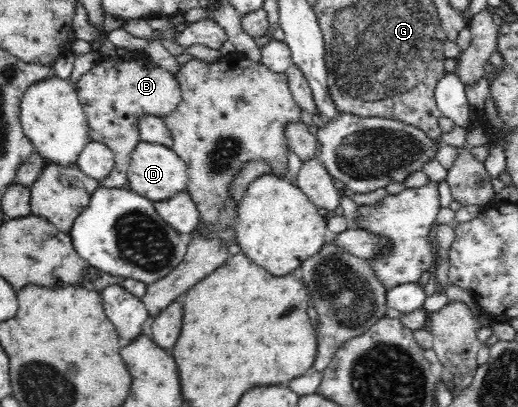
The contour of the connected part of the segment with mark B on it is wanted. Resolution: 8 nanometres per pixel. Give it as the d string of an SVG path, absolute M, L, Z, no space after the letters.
M135 53L129 60L119 56L106 57L74 84L88 120L90 140L106 144L114 152L114 169L107 178L99 181L99 185L127 188L130 154L142 141L137 122L145 114L163 119L179 106L182 96L177 81L174 74L151 61L144 53Z

